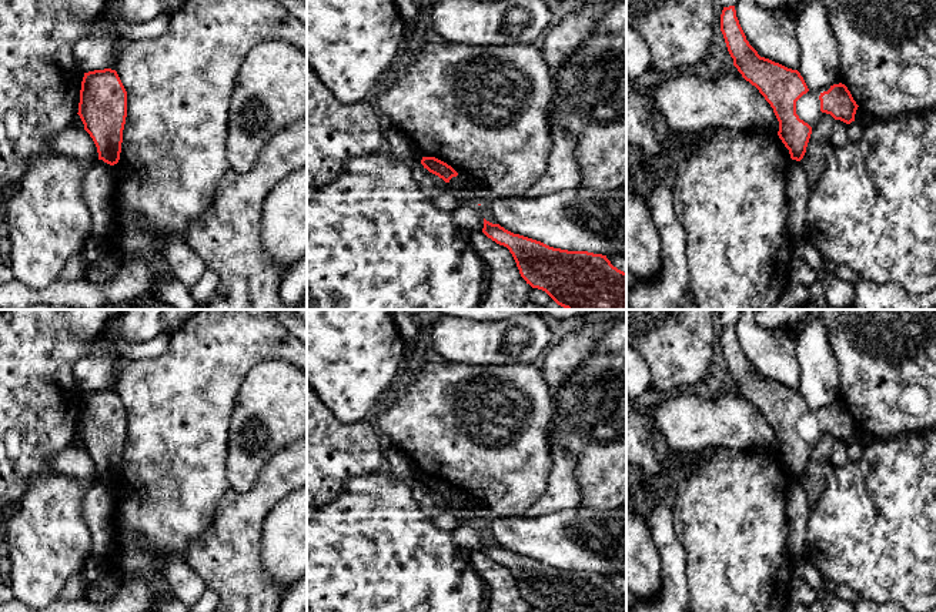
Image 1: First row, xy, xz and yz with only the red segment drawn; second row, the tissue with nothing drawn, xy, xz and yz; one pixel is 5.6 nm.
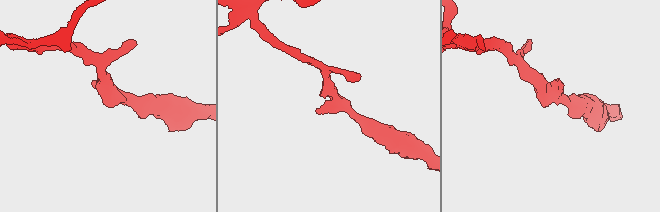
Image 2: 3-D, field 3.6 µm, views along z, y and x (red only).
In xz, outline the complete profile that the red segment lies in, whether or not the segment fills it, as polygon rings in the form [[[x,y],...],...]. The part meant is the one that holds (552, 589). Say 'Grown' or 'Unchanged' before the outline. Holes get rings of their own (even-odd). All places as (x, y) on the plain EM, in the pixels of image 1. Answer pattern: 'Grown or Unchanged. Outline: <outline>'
Unchanged. Outline: [[[485,538],[482,552],[509,569],[521,596],[532,608],[545,612],[626,612],[626,592],[614,586],[606,575],[554,568],[541,561],[514,554]]]

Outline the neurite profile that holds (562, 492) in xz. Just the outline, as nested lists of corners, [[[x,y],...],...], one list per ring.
[[[551,421],[548,442],[552,454],[552,471],[544,496],[525,511],[526,518],[538,518],[581,506],[582,492],[574,475],[575,457],[559,445],[559,434]]]

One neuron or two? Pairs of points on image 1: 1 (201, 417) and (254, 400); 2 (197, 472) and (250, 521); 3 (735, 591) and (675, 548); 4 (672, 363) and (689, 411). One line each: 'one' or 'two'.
1: two
2: two
3: two
4: two

